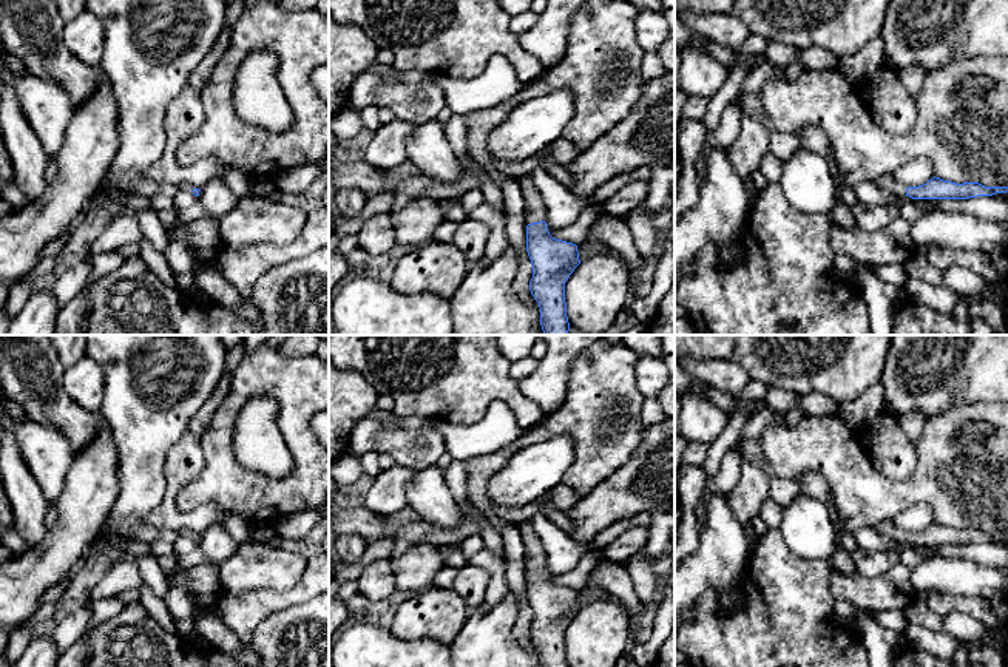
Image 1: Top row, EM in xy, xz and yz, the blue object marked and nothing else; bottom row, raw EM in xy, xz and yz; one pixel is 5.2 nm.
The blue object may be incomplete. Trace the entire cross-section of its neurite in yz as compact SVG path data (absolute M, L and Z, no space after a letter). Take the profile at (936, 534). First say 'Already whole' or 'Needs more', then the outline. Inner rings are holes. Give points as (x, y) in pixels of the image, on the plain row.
Needs more. M892 520L877 523L875 530L897 542L909 542L912 545L969 545L1008 537L1008 533L985 533L979 528L956 530L935 522L918 533L898 530Z

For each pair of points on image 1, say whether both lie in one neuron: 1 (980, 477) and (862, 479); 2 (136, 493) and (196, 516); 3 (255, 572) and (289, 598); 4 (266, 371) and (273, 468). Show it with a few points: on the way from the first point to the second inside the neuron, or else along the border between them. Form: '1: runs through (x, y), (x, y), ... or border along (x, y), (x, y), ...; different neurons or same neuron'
1: runs through (951, 479), (940, 479), (916, 490), (891, 490); same neuron
2: border along (164, 467), (164, 497), (147, 513), (127, 519); different neurons
3: border along (306, 565), (301, 578), (284, 592), (247, 592); different neurons
4: border along (236, 416), (269, 396), (280, 429); different neurons

